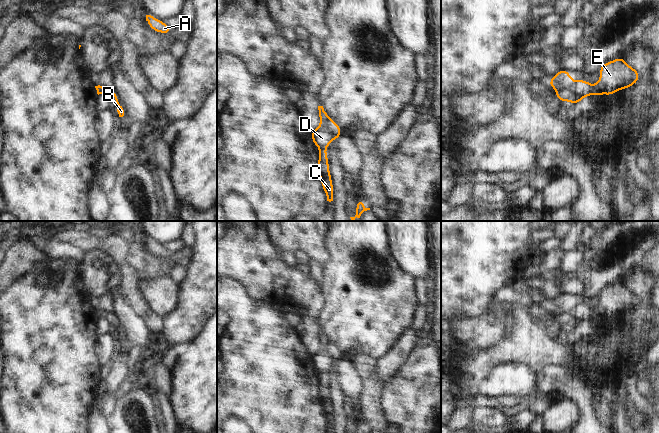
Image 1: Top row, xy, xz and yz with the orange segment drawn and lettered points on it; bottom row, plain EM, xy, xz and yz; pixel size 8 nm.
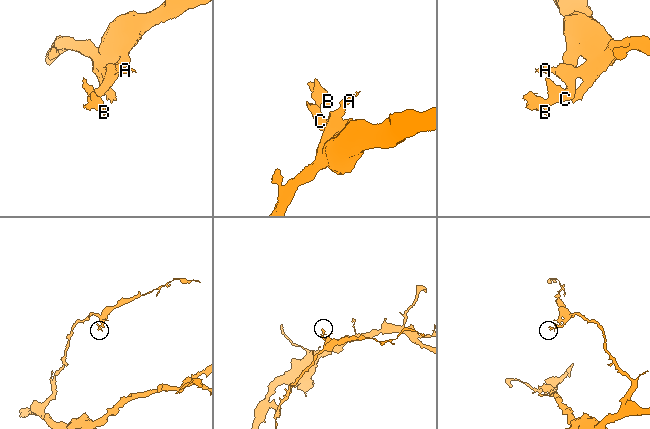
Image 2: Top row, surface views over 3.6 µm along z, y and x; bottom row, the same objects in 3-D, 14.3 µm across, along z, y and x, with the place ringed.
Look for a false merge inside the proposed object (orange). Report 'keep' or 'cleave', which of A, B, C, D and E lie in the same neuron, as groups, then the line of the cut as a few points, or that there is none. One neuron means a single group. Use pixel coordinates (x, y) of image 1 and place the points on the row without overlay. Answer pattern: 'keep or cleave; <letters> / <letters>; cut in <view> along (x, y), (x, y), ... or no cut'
cleave; A C E / B D; cut in yz along (591, 309), (592, 318)

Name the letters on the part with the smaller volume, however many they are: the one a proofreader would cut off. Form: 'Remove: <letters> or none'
Remove: B, D

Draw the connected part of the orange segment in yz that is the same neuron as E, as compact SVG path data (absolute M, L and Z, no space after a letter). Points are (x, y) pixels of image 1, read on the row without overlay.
M622 281L603 288L599 294L600 303L592 309L592 319L613 319L639 304L638 295L627 288Z

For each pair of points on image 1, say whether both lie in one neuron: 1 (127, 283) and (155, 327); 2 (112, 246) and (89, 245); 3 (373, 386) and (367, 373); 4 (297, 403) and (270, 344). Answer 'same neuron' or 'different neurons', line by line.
1: same neuron
2: same neuron
3: same neuron
4: same neuron

